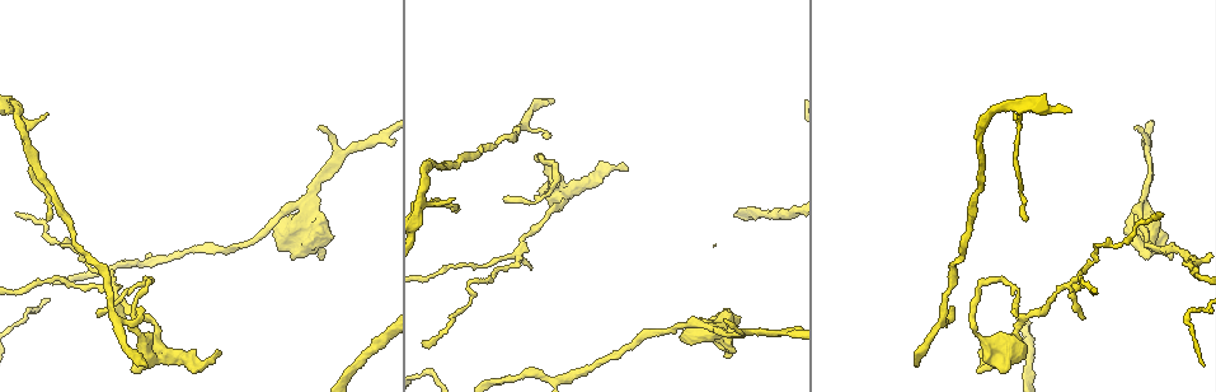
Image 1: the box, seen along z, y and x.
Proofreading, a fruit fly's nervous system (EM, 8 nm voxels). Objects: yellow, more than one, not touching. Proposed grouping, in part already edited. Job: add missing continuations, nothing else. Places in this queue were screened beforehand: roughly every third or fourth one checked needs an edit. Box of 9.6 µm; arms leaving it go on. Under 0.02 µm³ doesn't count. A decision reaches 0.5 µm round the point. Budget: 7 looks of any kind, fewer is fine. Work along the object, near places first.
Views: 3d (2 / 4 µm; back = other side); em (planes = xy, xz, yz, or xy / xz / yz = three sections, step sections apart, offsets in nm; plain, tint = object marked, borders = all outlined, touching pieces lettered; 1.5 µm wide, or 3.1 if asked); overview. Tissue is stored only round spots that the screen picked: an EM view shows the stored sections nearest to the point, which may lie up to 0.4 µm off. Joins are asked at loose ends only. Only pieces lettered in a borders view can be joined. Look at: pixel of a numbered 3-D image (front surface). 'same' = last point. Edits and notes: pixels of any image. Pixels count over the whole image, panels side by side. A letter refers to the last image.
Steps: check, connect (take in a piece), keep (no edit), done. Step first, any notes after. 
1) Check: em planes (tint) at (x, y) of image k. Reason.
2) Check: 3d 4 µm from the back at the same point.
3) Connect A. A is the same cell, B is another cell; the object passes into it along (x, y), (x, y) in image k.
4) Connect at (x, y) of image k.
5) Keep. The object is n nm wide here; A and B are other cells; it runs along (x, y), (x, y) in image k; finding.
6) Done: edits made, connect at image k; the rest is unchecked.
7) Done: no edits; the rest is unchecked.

Check: em planes (borders) at (914, 366) of image 1.

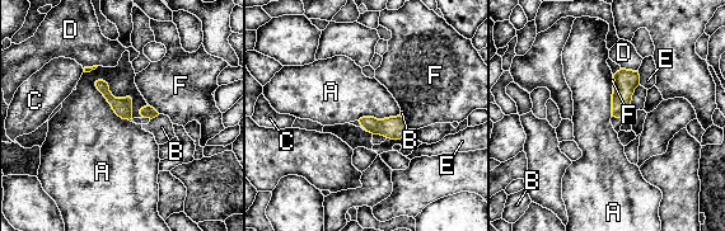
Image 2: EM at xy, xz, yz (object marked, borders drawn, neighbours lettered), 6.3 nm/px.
Connect B. B is the same cell, A, C, D, E and F are other cells; the cell continues.

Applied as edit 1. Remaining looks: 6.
Check: overview. See it whole again.

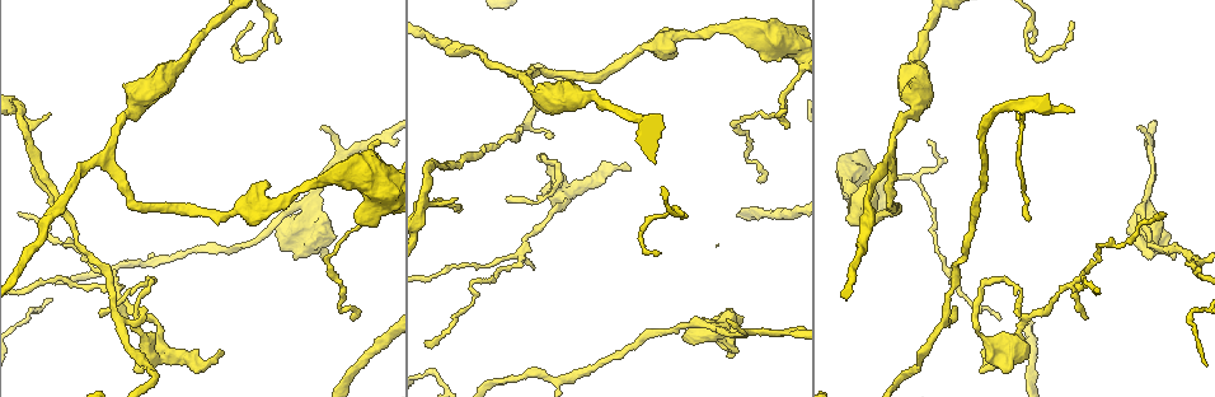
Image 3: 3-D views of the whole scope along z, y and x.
Check: em xz step 4 (borders) at (757, 180) of image 3. End of a long branch.

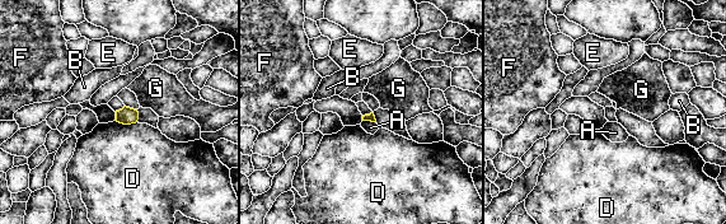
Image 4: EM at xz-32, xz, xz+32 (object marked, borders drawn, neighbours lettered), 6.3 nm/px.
Keep. A, B, D, E, F and G are other cells; a border runs along (115, 120), (122, 124), (136, 122) in image 4; none of them fits.

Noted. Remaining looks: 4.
Check: 3d 2 µm at (1173, 259) of image 3. Branch stops here.

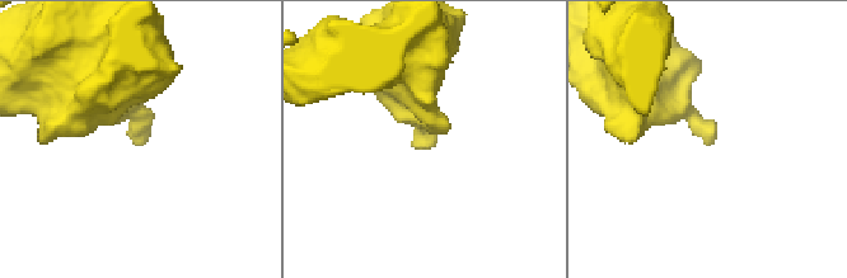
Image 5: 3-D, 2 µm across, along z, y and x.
Check: em planes (tint) at (713, 142) of image 5. Now the EM.

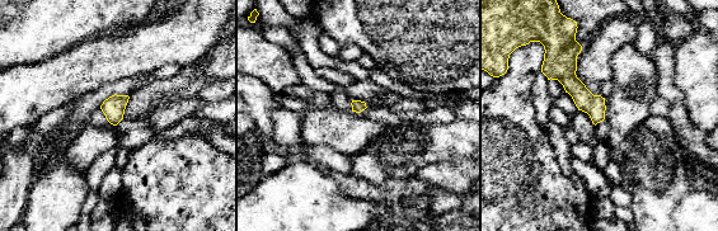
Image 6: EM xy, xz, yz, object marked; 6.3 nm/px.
Check: em planes (borders) at the same point.

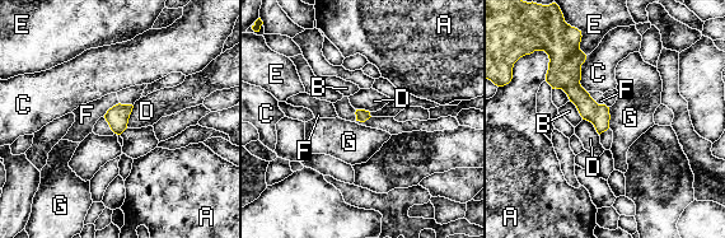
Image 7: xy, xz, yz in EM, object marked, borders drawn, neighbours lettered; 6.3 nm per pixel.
Keep. A, B, C, D, E, F and G are other cells; it runs along (580, 57), (574, 90), (600, 129) in image 7; no lettered piece goes on from it.

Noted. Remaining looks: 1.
Done: edits made, connect at image 2; the rest is unchecked.

